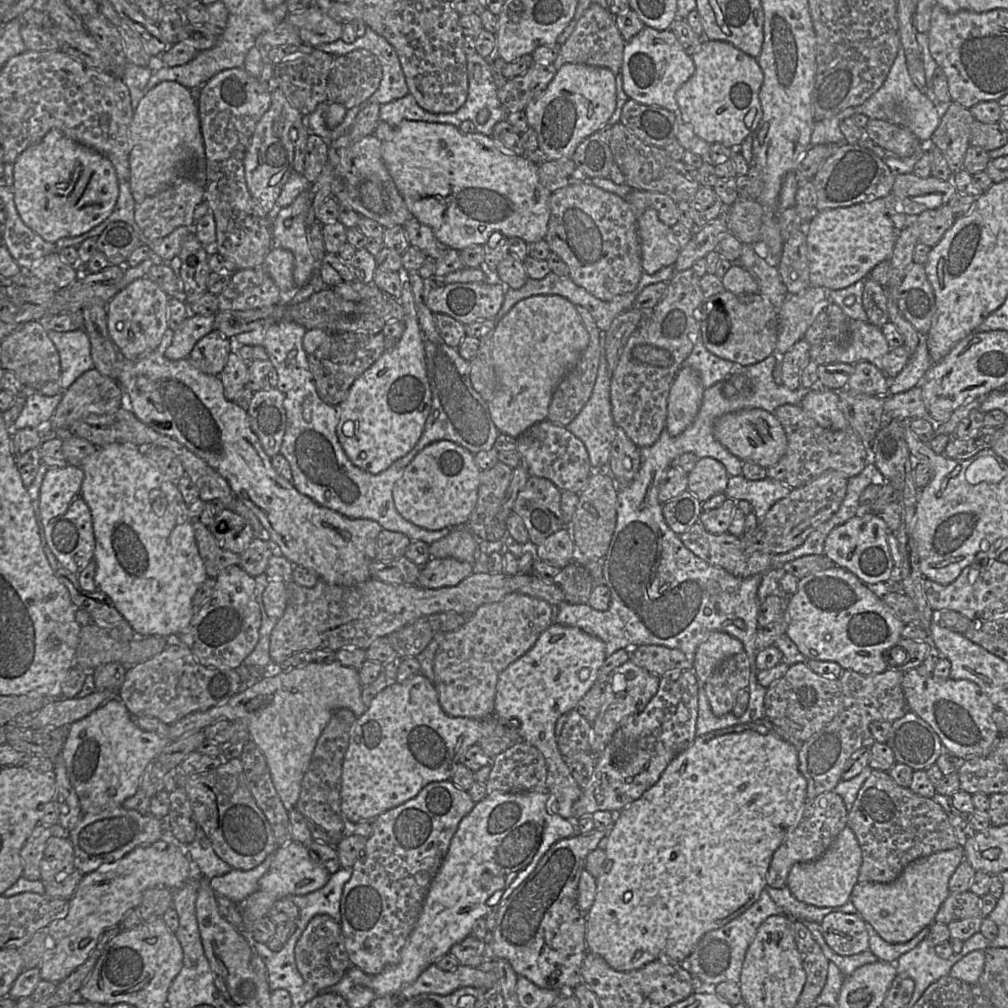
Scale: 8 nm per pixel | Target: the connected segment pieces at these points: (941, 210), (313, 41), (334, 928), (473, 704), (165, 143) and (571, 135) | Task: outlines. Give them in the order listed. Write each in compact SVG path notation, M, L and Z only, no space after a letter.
M949 205L925 210L916 217L919 225L919 241L933 248L942 239L943 235L955 223L955 218Z
M313 4L300 12L289 13L284 21L298 29L305 45L316 47L341 38L342 24Z
M327 914L316 915L309 921L296 942L294 955L303 980L320 992L337 984L351 966L341 925Z
M519 592L509 593L505 595L498 602L481 605L480 607L477 608L477 610L471 616L467 616L466 622L461 627L459 627L454 631L446 632L444 634L444 639L439 645L438 650L436 652L436 655L434 658L435 688L437 690L439 703L443 711L452 717L467 717L467 718L472 718L472 719L482 721L482 737L476 744L478 744L482 748L483 752L491 759L494 759L495 756L497 756L501 752L507 750L511 746L522 741L522 738L519 734L519 728L509 728L506 725L506 721L499 720L499 718L495 716L494 706L495 706L496 686L497 686L499 675L512 662L514 662L519 657L524 655L535 644L540 634L553 623L551 606L552 606L551 604L549 604L547 601L543 599L532 597Z
M163 81L157 84L141 98L137 107L133 109L133 118L129 125L128 136L130 144L130 152L128 158L130 176L128 182L135 202L140 202L146 197L152 196L170 187L178 178L178 164L184 164L184 161L188 161L189 158L196 158L197 161L197 157L205 157L204 144L203 144L200 119L198 114L198 106L197 106L197 92L192 93L189 89L187 89L186 87L182 86L181 84L175 81Z
M566 63L547 88L525 108L529 127L537 134L547 160L571 159L577 146L605 124L616 109L616 75L606 67Z

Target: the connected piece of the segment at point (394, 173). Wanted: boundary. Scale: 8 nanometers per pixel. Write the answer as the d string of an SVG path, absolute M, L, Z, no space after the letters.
M403 120L393 129L392 138L382 142L382 159L408 210L419 222L428 226L435 237L449 248L461 251L471 245L483 246L494 241L492 240L493 233L500 233L506 238L518 237L527 244L540 241L546 236L552 193L542 185L538 174L538 165L524 156L505 151L492 136L489 137L478 132L463 133L452 124Z

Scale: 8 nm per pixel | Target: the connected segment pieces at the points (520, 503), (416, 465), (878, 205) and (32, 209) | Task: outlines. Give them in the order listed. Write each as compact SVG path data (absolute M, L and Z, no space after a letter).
M529 476L524 487L518 492L512 511L522 518L529 534L529 541L536 546L564 527L560 502L561 490L550 480L542 477Z
M440 440L433 442L427 445L425 448L423 448L412 459L412 461L404 469L402 476L395 482L392 490L392 496L393 496L395 508L399 512L399 514L407 521L426 530L438 531L446 527L464 527L464 525L467 523L469 519L471 512L473 511L477 503L478 490L480 484L480 472L481 470L478 468L478 466L475 463L474 454L472 454L462 446L459 446L448 440Z
M884 198L819 211L806 227L810 284L831 291L846 288L862 278L868 278L876 265L890 259L898 233L887 215Z
M57 128L50 129L39 142L27 147L13 163L11 188L17 213L28 228L49 243L79 236L103 222L116 204L118 185L115 169L105 156L68 138Z

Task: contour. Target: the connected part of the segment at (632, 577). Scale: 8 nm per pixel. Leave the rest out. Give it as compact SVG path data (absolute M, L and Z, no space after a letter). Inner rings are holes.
M772 354L764 360L753 365L738 366L736 373L742 373L748 377L751 383L751 392L748 396L725 397L723 383L720 381L711 387L705 388L701 406L692 424L677 436L671 436L664 427L658 440L651 446L640 448L640 469L627 486L619 486L617 496L617 524L607 553L602 560L602 582L610 590L610 603L608 610L599 611L593 609L588 602L584 604L570 604L561 602L558 607L558 615L554 622L564 626L580 628L587 634L600 638L605 643L605 655L611 656L619 649L631 649L640 645L661 645L672 649L681 650L688 660L693 660L697 648L712 632L721 629L724 622L732 622L741 619L750 627L756 637L758 629L758 615L761 601L757 592L764 574L755 574L746 578L733 576L726 570L709 565L686 548L680 536L673 532L663 516L663 504L659 500L659 489L665 473L674 459L684 453L693 453L697 457L712 457L720 461L730 476L725 495L735 500L747 500L753 512L761 522L769 509L779 500L787 497L792 487L787 483L772 478L762 480L748 480L742 475L744 462L725 448L713 435L713 427L716 420L724 414L737 412L744 409L763 409L774 413L784 404L800 405L800 402L810 389L802 386L797 390L790 390L783 384L777 384L773 378L773 369L779 359L778 354ZM716 581L720 584L719 594L710 594L708 584Z

